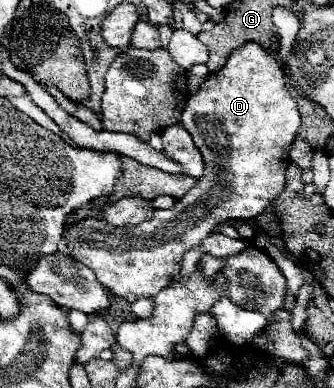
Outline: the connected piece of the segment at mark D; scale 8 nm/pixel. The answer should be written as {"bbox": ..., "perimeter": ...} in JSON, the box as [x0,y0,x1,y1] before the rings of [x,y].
{"bbox":[66,41,300,297],"perimeter":[[[250,41],[232,51],[226,65],[220,71],[210,73],[208,79],[200,85],[198,93],[188,97],[180,121],[194,137],[194,143],[200,149],[206,165],[204,175],[198,179],[198,185],[188,191],[188,195],[176,201],[172,209],[156,209],[154,217],[140,225],[118,229],[102,219],[84,219],[70,227],[66,233],[70,255],[90,267],[98,281],[102,281],[102,285],[108,287],[114,295],[124,297],[126,293],[134,293],[136,297],[154,297],[170,283],[170,277],[178,273],[180,259],[188,249],[200,247],[202,241],[220,223],[230,219],[248,221],[260,215],[268,205],[276,201],[278,193],[284,189],[284,173],[290,165],[288,151],[300,129],[300,113],[296,99],[286,87],[282,63],[268,49]]]}

